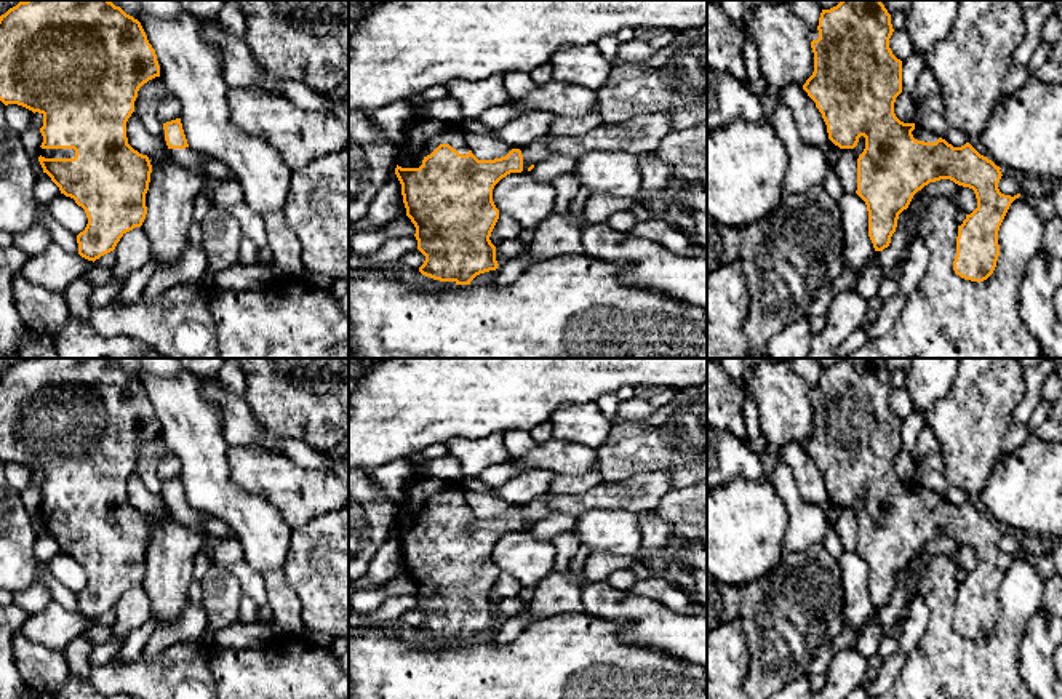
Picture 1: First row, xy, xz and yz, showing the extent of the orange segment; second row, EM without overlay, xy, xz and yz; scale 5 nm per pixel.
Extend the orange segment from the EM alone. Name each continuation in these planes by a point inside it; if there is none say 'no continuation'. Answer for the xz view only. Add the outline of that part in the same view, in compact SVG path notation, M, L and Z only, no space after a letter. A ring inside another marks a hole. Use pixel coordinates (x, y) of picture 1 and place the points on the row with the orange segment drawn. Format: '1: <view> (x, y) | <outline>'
1: xz (423, 136) | M413 118L405 144L398 149L397 165L401 168L419 168L422 160L440 144L449 144L462 155L470 150L459 123Z

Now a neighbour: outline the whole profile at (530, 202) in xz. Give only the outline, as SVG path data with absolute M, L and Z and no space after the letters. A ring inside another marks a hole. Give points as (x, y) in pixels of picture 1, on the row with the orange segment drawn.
M529 171L510 173L494 186L493 202L499 213L536 232L553 213L555 187L552 182L537 181Z

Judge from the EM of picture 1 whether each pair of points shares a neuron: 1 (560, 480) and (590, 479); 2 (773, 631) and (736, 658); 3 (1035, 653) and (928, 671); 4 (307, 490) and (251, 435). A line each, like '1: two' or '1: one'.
1: one
2: two
3: two
4: two

